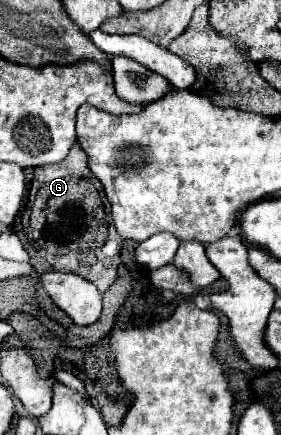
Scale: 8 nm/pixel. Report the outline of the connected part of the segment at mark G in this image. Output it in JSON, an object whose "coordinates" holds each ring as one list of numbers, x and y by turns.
{"coordinates":[[78,143,72,145,64,161,34,169,26,209,22,211,22,227,28,241,48,259,52,269,78,273,92,281,102,293,114,283,120,265,122,237,112,225,104,189,90,173,86,153]]}

